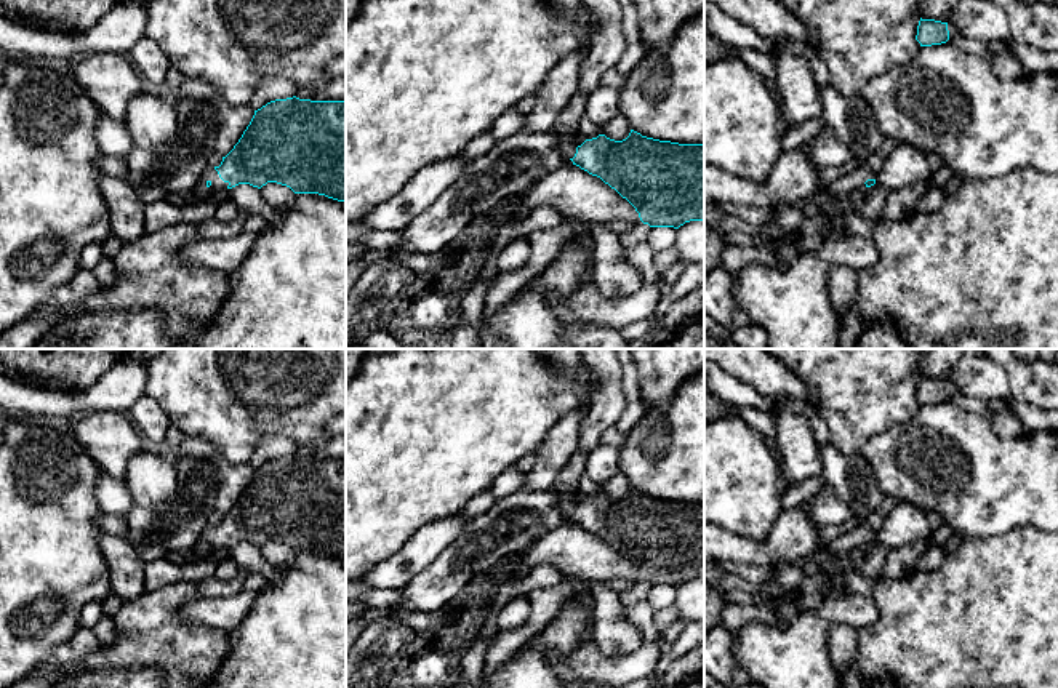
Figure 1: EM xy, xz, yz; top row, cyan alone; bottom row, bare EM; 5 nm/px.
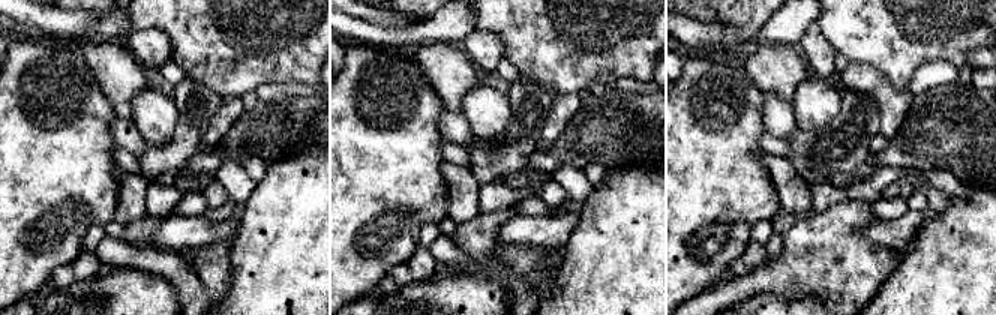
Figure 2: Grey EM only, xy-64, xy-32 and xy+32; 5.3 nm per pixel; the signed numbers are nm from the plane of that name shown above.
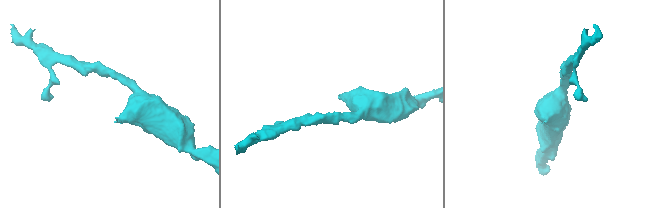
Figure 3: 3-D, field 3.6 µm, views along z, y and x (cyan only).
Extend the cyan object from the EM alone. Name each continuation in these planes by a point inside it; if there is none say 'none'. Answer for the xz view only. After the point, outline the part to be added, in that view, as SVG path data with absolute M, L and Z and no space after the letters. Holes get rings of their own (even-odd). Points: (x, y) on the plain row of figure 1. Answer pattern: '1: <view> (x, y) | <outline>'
1: xz (569, 503) | M559 493L559 502L560 502L560 510L563 517L573 517L576 512L576 506L581 504L586 499L581 493L573 493L573 494L563 494Z

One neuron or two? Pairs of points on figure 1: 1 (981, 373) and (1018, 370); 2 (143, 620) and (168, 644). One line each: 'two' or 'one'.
1: two
2: one

